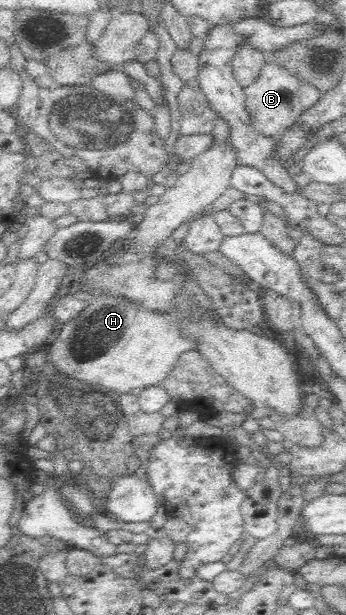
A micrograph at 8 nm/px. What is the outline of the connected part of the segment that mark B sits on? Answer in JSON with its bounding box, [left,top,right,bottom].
[244,61,304,138]

